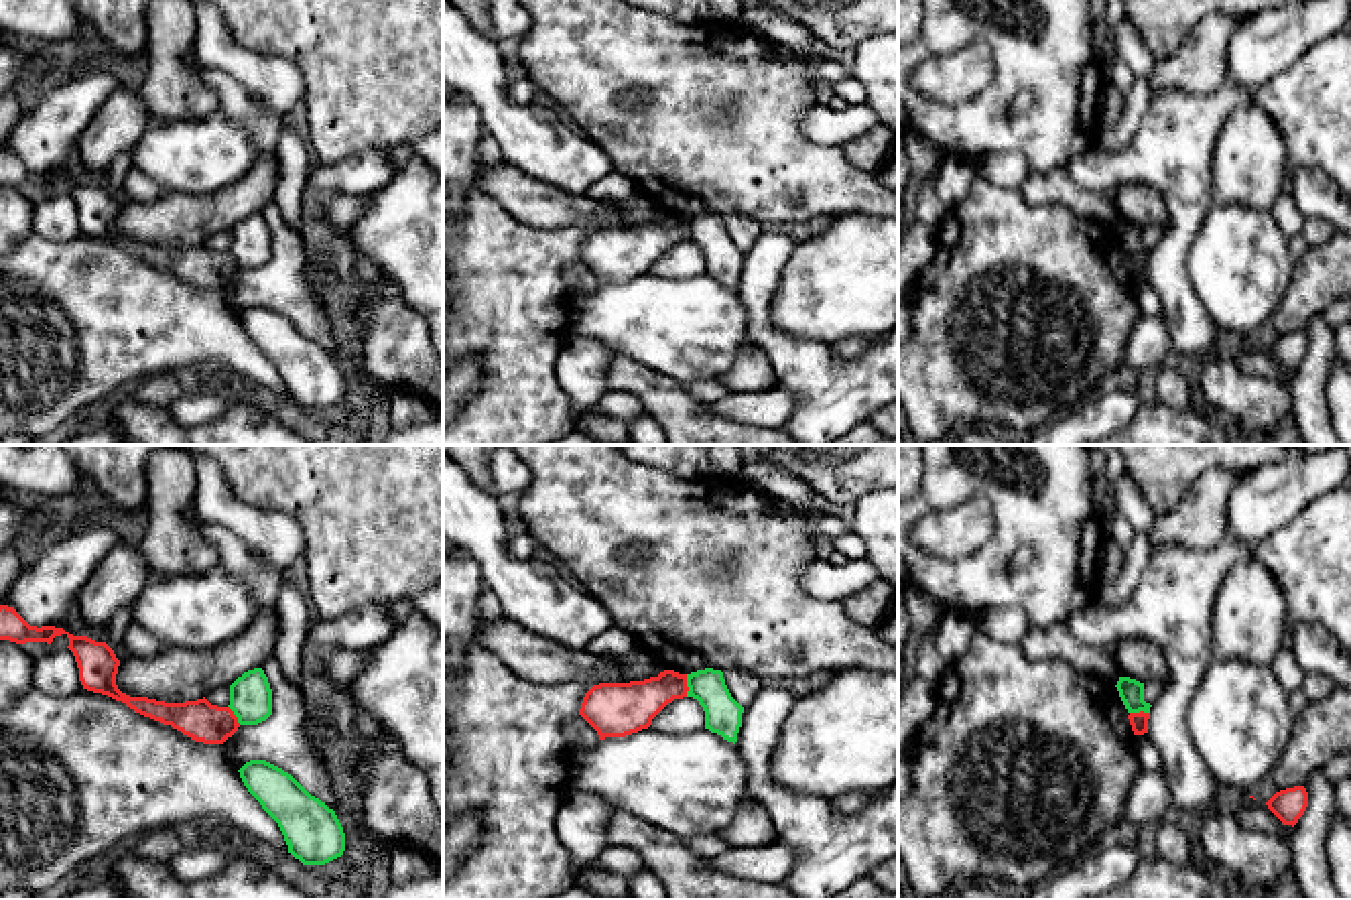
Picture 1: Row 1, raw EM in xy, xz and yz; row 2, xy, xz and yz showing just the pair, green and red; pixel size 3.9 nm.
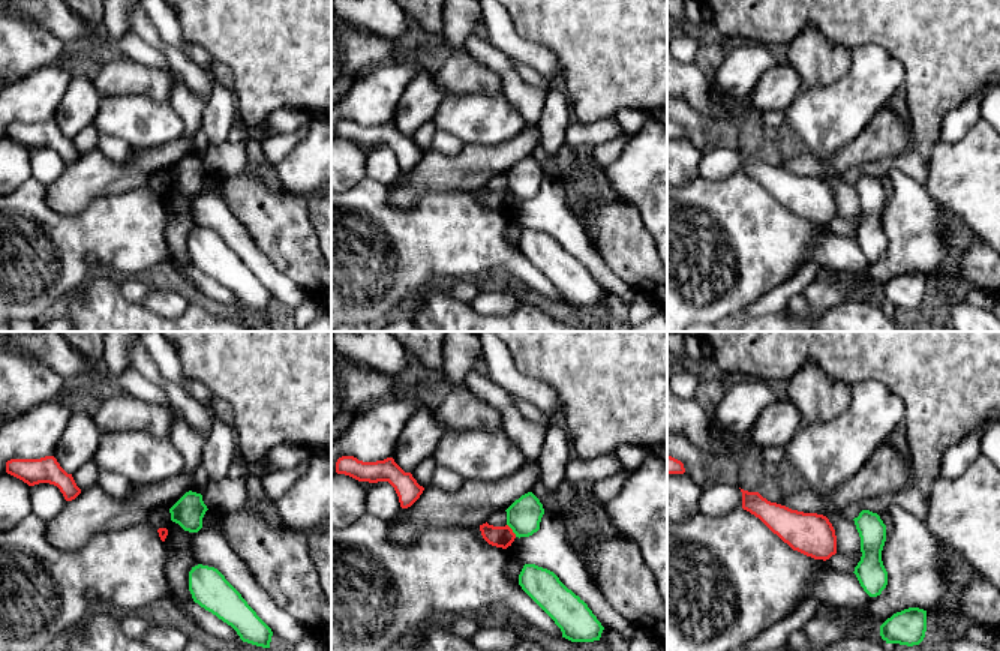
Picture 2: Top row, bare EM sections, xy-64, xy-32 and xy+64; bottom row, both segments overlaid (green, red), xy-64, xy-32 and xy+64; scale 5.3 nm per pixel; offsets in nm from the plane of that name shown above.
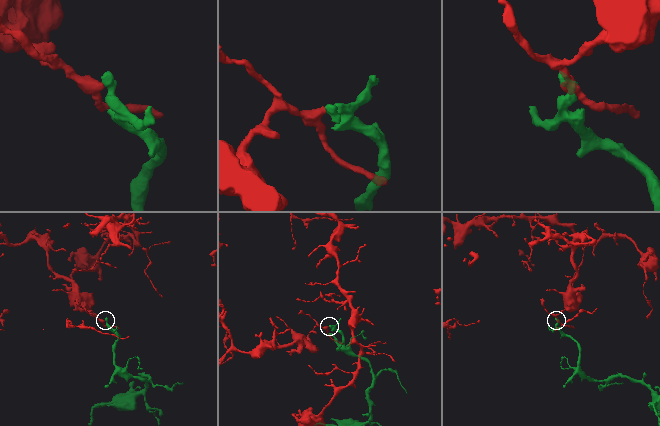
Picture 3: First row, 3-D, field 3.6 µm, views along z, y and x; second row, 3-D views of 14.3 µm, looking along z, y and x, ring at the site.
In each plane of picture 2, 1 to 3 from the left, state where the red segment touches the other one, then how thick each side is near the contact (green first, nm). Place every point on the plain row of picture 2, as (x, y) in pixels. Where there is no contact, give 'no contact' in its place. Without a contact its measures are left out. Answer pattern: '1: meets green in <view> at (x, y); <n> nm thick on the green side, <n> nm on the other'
1: no contact
2: meets green in xy-32 at (511, 192); 190 nm thick on the green side, 110 nm on the other
3: no contact

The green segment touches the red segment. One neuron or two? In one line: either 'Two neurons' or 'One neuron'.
Two neurons

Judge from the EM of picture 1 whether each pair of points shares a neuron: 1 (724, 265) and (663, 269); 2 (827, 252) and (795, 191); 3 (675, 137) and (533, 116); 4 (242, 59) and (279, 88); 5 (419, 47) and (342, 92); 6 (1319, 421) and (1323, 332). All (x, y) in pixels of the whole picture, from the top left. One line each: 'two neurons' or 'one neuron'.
1: one neuron
2: two neurons
3: two neurons
4: one neuron
5: one neuron
6: one neuron

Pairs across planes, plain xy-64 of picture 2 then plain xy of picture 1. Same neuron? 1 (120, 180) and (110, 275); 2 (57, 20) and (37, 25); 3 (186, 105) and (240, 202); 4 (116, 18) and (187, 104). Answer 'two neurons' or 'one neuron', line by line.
1: two neurons
2: one neuron
3: two neurons
4: one neuron

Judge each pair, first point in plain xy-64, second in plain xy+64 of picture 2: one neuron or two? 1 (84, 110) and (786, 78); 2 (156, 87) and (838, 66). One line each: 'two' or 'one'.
1: one
2: one

